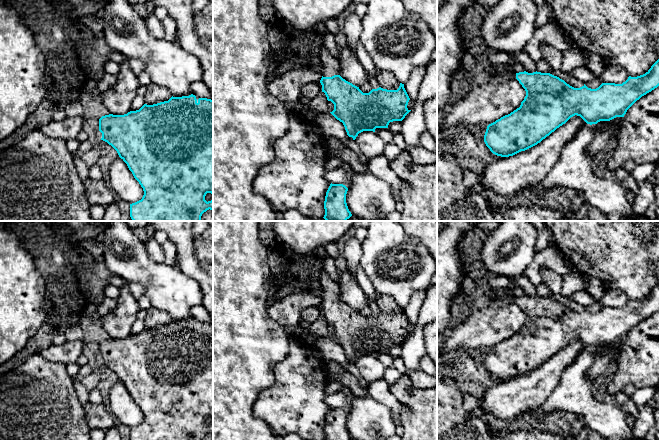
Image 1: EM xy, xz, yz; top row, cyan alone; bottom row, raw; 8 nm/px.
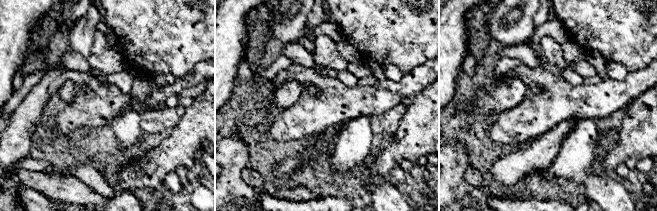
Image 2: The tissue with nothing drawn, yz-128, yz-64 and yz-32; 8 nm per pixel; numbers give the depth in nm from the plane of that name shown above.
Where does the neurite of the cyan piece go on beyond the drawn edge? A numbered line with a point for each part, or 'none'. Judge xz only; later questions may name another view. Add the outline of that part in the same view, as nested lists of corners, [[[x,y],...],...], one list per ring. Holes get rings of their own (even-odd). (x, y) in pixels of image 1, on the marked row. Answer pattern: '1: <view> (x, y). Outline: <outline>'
1: xz (330, 65). Outline: [[[322,47],[319,52],[320,63],[322,65],[322,76],[332,77],[339,75],[340,61],[334,57],[326,47]]]

